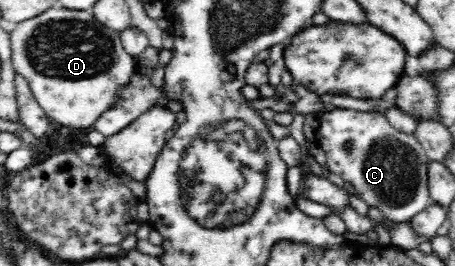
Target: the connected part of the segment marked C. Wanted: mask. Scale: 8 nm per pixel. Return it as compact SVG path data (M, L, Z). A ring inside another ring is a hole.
M337 107L317 117L320 122L320 131L316 134L315 141L325 151L326 169L329 173L338 175L342 181L352 183L366 205L380 209L390 222L406 224L433 203L428 187L429 157L418 138L396 132L388 123L384 113ZM346 143L352 143L352 151L348 153L344 151Z

